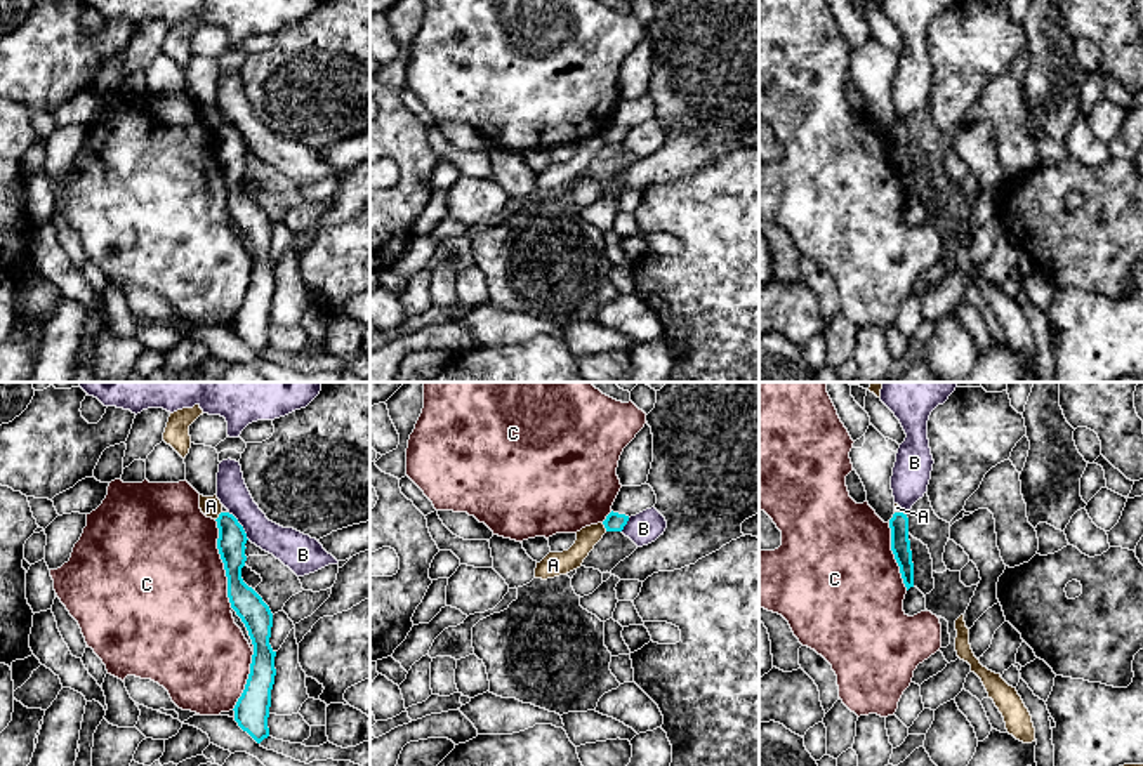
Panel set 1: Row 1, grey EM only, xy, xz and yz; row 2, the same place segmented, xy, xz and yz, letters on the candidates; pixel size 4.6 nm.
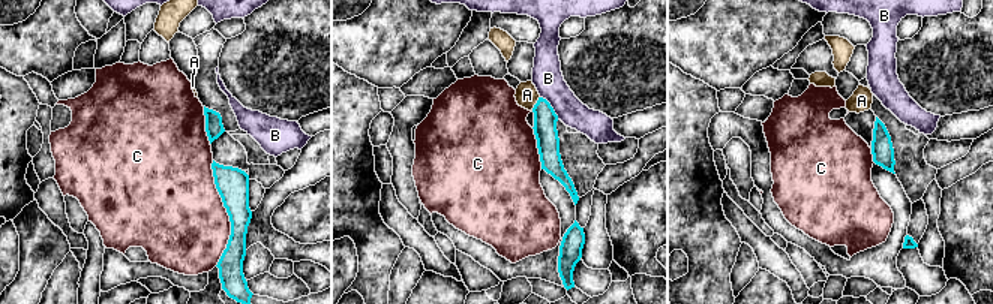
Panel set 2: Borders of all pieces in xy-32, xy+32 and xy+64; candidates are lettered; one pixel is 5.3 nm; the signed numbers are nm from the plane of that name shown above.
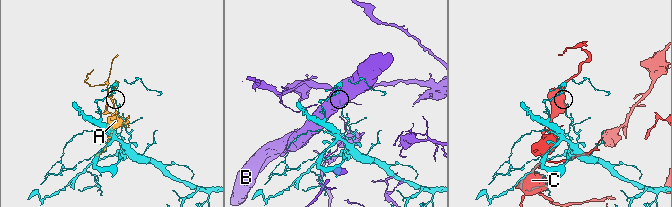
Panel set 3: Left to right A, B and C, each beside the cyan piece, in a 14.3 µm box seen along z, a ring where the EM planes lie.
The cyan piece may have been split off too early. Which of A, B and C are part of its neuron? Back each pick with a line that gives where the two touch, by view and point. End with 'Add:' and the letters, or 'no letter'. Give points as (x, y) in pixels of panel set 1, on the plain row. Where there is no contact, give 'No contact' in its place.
Add: no letter

